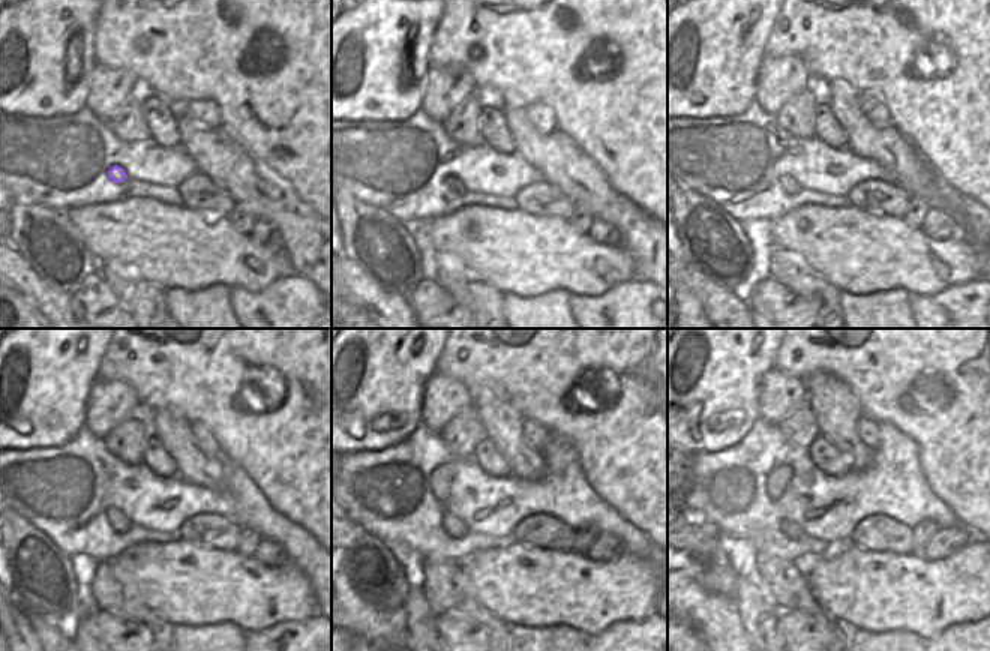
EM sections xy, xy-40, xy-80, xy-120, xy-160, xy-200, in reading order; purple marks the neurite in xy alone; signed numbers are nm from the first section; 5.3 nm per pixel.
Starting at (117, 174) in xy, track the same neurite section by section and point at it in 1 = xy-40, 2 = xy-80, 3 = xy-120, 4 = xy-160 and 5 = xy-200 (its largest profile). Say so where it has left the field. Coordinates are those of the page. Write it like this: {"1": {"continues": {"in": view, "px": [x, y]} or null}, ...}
{"1": {"continues": {"in": "xy-40", "px": [452, 182]}}, "2": {"continues": {"in": "xy-80", "px": [788, 183]}}, "3": {"continues": {"in": "xy-120", "px": [117, 521]}}, "4": {"continues": {"in": "xy-160", "px": [455, 527]}}, "5": {"continues": {"in": "xy-200", "px": [791, 530]}}}

